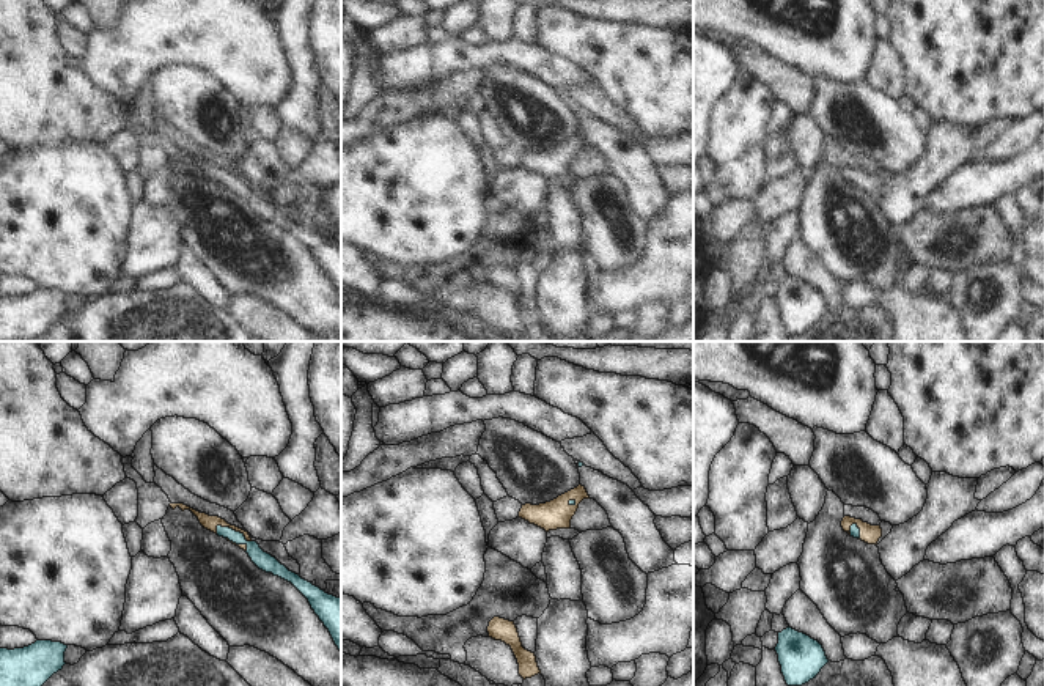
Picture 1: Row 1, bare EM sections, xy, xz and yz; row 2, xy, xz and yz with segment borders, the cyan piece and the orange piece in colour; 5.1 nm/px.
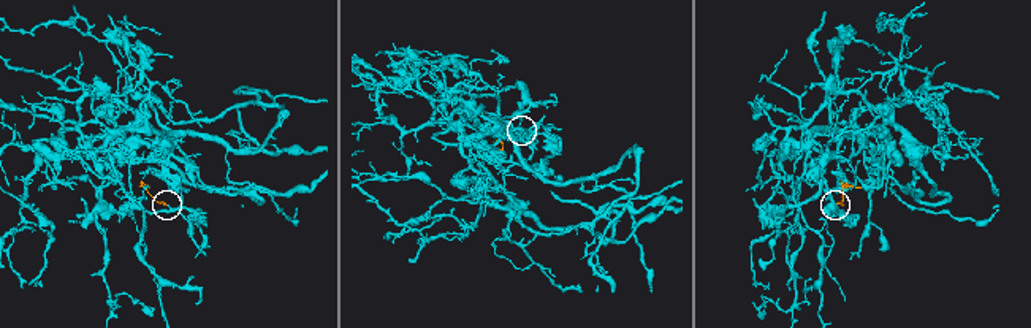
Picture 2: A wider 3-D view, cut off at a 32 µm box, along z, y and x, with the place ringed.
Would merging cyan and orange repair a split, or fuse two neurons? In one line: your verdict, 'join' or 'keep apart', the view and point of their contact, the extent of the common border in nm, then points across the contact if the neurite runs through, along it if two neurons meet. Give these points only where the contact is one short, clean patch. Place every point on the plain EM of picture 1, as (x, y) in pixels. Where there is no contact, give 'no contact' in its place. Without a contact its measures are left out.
join; meets cyan in xy at (235, 178); contact 200 nm long; runs through xy (263, 208), (235, 178), (209, 170)

